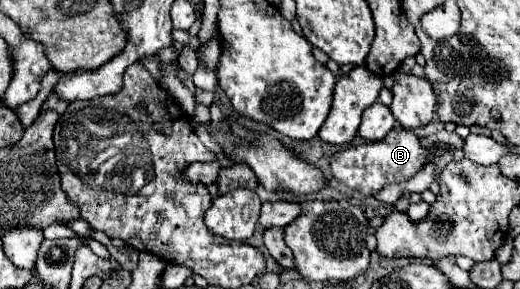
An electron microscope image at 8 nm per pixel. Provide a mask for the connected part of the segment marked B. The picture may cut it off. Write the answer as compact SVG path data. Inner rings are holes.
M393 127L389 135L375 143L363 143L357 147L343 149L331 157L331 171L333 177L341 183L345 183L349 189L355 189L363 195L375 195L383 187L393 183L405 183L409 181L427 161L439 159L445 153L449 153L447 143L433 143L433 145L421 145L421 139L403 127Z

